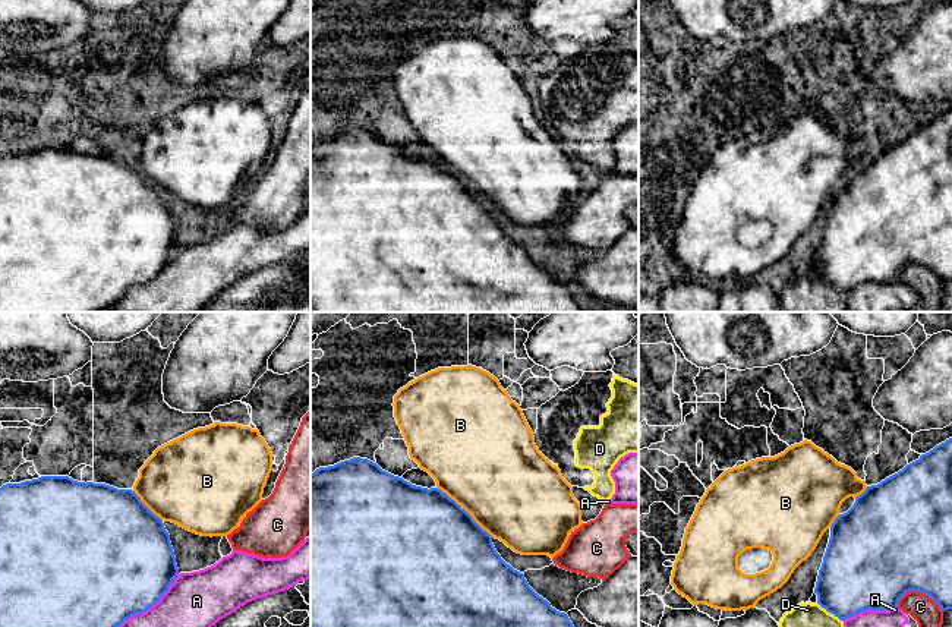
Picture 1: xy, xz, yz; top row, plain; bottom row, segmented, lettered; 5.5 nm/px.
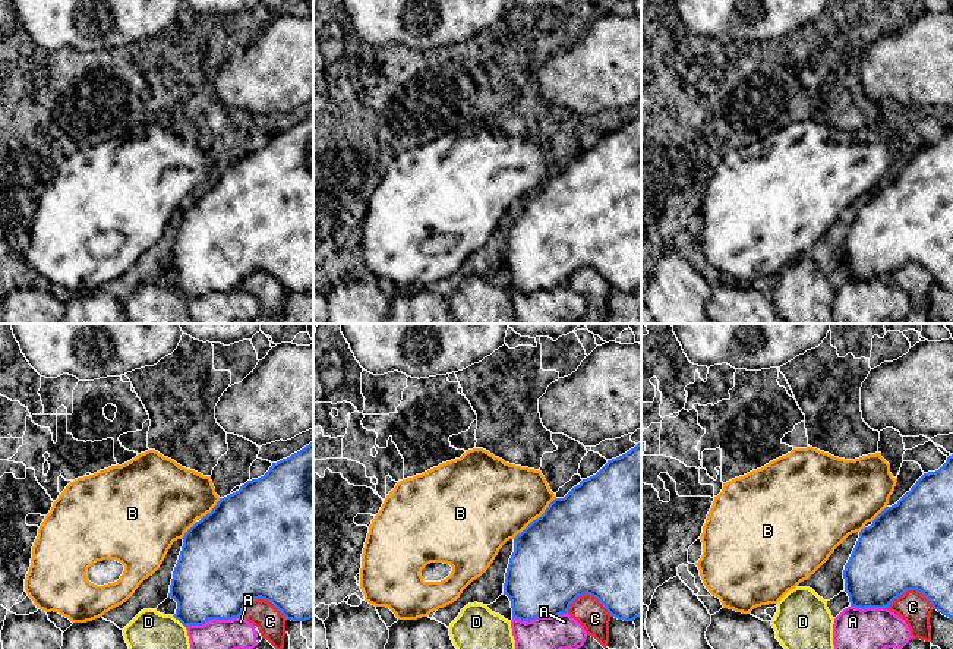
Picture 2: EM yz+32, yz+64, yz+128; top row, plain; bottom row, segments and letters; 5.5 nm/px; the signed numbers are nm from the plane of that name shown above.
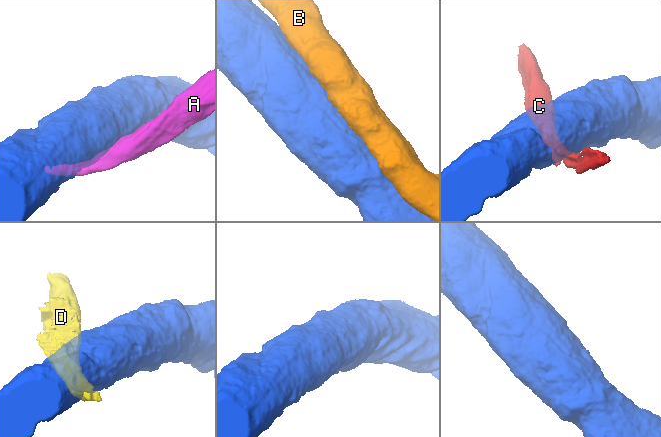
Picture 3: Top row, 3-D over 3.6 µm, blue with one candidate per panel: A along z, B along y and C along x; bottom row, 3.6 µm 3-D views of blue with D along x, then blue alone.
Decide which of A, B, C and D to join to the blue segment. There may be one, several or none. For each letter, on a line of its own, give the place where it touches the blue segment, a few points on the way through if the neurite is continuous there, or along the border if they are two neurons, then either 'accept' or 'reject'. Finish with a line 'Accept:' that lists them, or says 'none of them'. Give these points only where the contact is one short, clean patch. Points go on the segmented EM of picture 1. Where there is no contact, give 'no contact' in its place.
A: xy (151, 607) | reject
B: xz (465, 510) | accept
C: yz (920, 592) | reject
D: yz (831, 613) | reject
Accept: B

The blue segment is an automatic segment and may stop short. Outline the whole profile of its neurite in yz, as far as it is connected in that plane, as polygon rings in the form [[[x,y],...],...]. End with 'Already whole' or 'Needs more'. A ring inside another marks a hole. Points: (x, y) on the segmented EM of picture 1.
[[[952,438],[877,485],[867,486],[854,505],[830,526],[819,570],[817,604],[841,621],[861,611],[889,611],[910,590],[930,596],[942,611],[952,609]]]. Already whole

